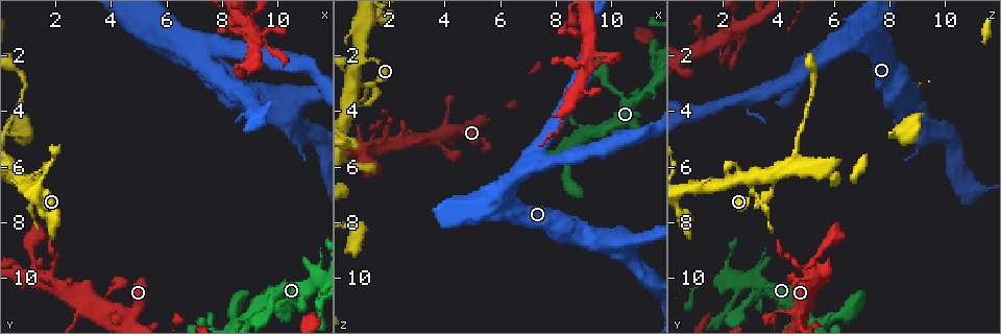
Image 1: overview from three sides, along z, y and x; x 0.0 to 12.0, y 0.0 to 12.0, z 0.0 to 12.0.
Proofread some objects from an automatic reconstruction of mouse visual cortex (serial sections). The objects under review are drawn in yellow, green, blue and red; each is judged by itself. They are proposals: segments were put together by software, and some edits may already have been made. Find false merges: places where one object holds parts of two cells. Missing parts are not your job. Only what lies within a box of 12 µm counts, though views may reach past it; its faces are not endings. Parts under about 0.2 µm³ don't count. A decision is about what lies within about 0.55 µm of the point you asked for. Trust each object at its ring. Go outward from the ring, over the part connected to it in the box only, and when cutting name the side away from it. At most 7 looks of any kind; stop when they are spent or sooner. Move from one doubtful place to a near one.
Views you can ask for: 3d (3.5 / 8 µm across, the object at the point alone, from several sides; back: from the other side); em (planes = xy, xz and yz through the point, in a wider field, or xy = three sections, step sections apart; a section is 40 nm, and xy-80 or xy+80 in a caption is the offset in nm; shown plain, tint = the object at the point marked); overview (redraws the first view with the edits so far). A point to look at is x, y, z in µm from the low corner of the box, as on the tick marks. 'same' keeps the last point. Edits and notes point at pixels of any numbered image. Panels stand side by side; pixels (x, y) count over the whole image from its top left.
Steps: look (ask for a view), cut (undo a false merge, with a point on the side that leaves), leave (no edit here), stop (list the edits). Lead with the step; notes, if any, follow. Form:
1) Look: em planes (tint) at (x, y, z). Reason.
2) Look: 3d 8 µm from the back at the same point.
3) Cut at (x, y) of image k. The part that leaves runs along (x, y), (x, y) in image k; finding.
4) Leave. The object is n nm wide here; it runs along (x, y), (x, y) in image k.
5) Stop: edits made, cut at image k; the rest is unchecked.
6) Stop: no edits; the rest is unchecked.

Look: 3d 8 µm at (9.1, 11.3, 4.9). Abrupt turn.

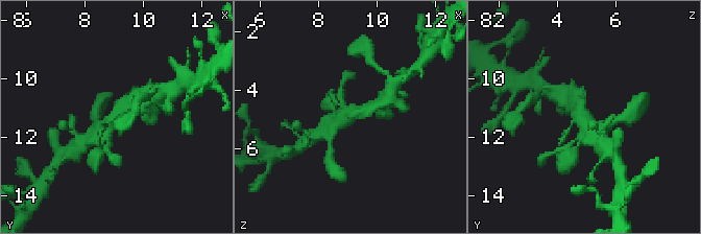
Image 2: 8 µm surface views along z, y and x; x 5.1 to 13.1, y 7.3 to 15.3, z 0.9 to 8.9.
Look: 3d 3.5 µm at (9.1, 11.3, 4.8). Closer look.

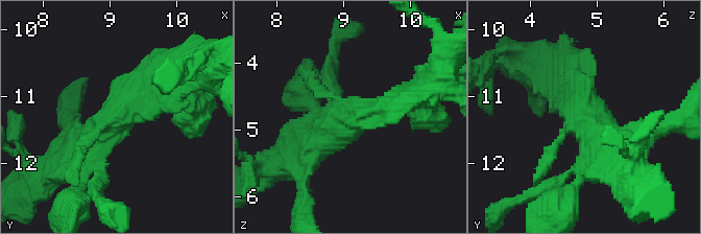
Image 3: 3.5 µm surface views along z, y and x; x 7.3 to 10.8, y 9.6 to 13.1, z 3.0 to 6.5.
Look: em xy step 3 (tint) at (9.05, 11.30, 4.80). 4 arms meet here; the arms are 150, 200, 350, 350 nm wide.

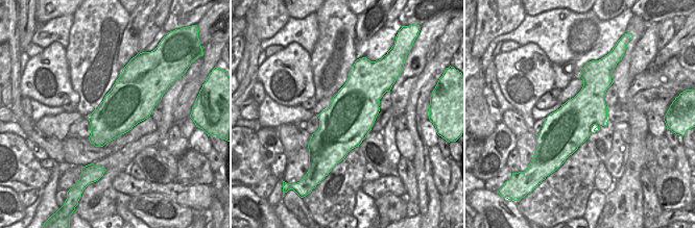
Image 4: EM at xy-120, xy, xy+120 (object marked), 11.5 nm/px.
Leave. The object is 550 nm wide here; it runs along (164, 72), (103, 126), (71, 139) in image 3; all the same cell.

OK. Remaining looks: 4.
Look: 3d 3.5 µm from the back at (4.3, 11.4, 4.6). Calibre changes.

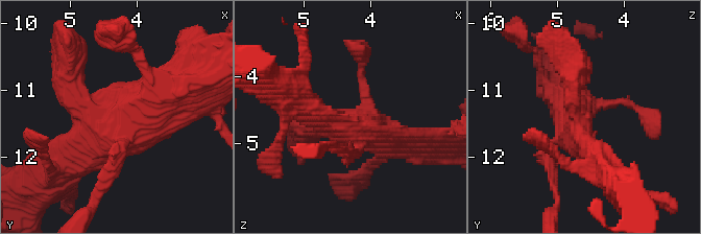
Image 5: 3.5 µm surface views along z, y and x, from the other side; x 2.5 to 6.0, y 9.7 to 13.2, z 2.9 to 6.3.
Look: em xy step 2 (tint) at the same point. Now the EM.

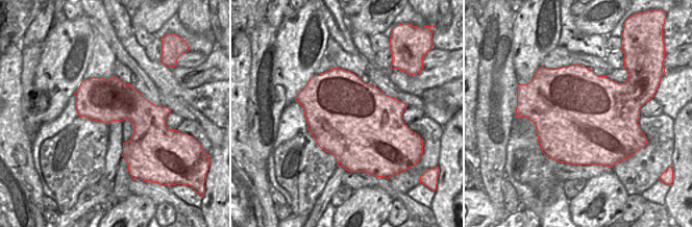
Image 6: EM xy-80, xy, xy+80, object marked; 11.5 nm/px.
Leave. It runs along (306, 125), (354, 123), (411, 144) in image 5; one cell here.

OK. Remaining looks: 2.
Look: 3d 3.5 µm at (0.9, 6.5, 3.0). Calibre changes.

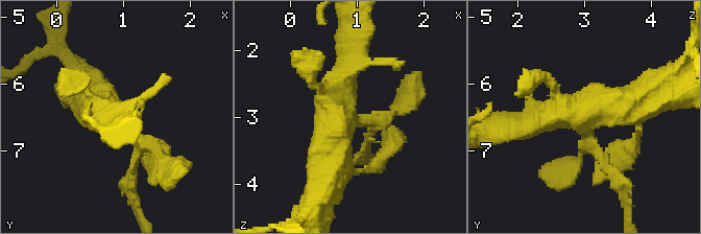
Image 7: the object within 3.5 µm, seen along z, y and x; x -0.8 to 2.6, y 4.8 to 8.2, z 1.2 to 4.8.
Look: em xy step 3 (tint) at (0.85, 6.45, 3.00). Now the EM.

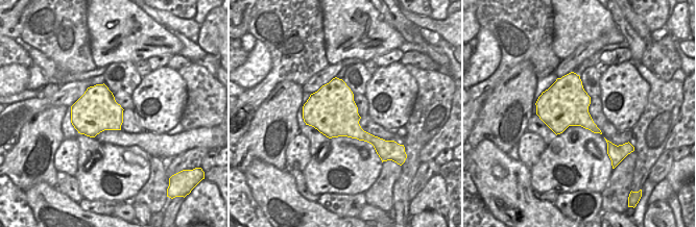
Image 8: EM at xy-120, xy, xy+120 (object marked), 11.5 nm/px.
Leave. It runs along (397, 113), (336, 125), (327, 177) in image 7; continuous, no second cell.

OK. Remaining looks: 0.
Stop: no edits; the rest is unchecked.

